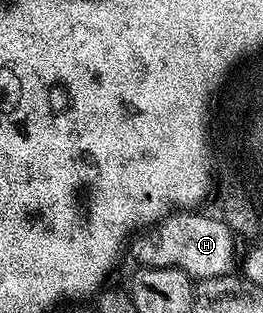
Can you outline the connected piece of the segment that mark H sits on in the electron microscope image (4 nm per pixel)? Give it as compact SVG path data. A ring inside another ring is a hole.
M174 213L157 224L158 236L138 247L138 263L144 267L174 267L201 281L231 274L234 267L234 242L236 236L221 218L198 213Z

